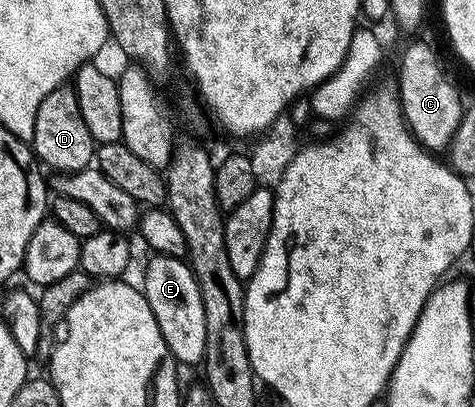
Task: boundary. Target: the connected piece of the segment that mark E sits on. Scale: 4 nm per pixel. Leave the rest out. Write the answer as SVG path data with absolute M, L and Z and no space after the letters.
M153 254L144 271L142 292L160 325L161 336L174 359L183 366L201 364L206 356L203 297L189 264L179 256Z

